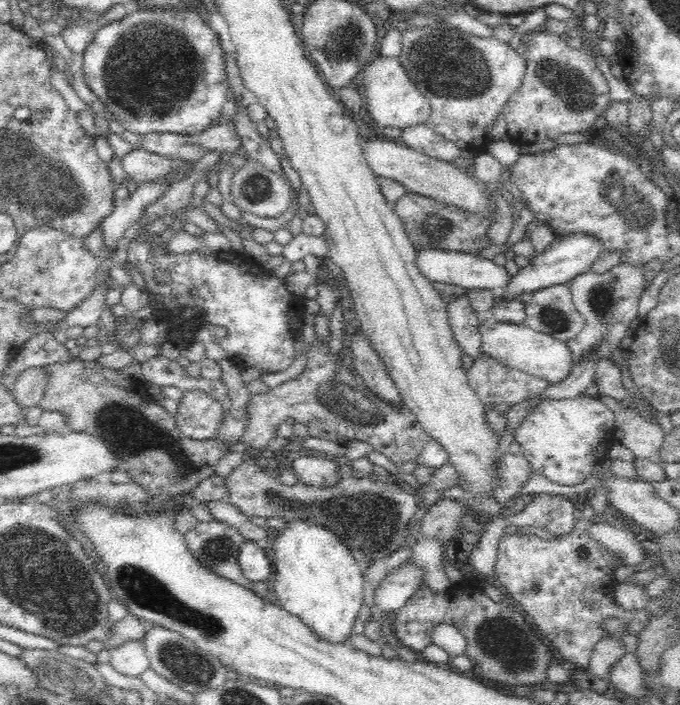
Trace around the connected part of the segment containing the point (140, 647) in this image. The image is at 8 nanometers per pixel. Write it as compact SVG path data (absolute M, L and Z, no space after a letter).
M127 640L124 644L114 647L109 651L112 668L124 676L138 677L150 669L145 646L142 640Z

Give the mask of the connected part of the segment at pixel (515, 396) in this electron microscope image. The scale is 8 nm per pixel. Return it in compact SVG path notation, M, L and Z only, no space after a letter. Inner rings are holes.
M480 354L466 371L467 381L476 396L488 407L515 405L542 395L548 381L509 368L486 354Z

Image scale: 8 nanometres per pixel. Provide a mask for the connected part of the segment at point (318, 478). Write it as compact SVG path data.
M303 453L292 461L291 469L300 484L320 488L320 486L336 486L342 480L345 475L341 476L338 471L340 464L336 459Z

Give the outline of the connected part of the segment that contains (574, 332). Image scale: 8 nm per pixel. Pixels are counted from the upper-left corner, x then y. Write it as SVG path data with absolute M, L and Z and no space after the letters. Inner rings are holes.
M566 284L541 288L525 306L525 326L562 342L577 337L586 326L574 307L571 290Z

